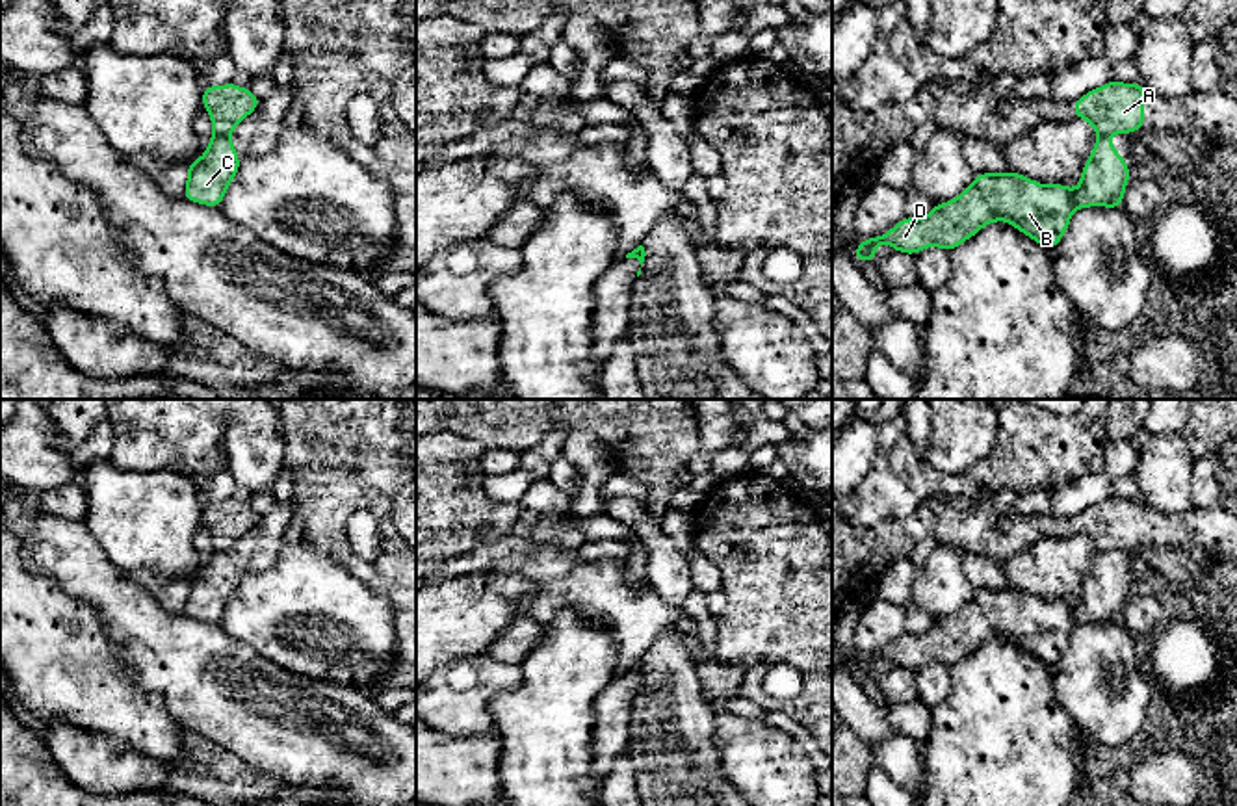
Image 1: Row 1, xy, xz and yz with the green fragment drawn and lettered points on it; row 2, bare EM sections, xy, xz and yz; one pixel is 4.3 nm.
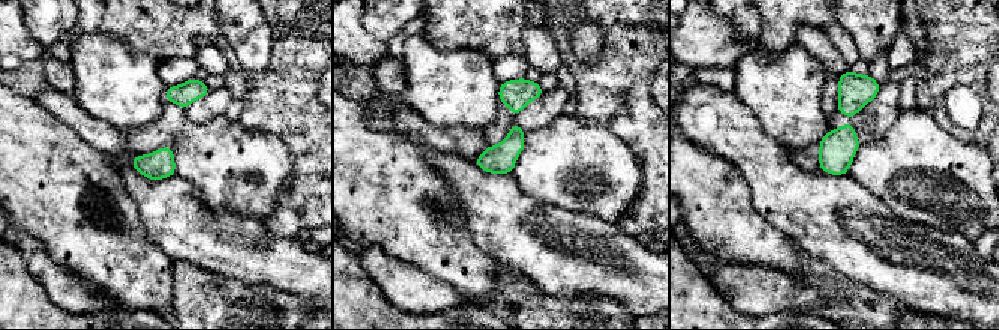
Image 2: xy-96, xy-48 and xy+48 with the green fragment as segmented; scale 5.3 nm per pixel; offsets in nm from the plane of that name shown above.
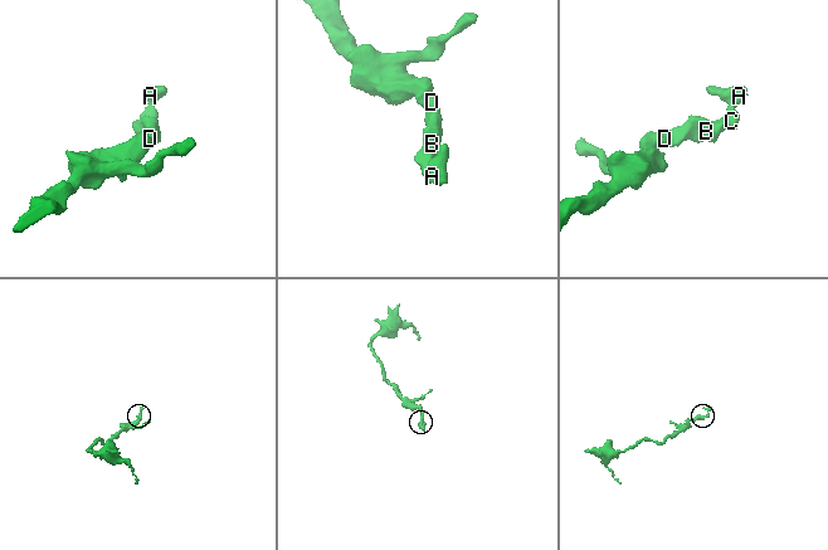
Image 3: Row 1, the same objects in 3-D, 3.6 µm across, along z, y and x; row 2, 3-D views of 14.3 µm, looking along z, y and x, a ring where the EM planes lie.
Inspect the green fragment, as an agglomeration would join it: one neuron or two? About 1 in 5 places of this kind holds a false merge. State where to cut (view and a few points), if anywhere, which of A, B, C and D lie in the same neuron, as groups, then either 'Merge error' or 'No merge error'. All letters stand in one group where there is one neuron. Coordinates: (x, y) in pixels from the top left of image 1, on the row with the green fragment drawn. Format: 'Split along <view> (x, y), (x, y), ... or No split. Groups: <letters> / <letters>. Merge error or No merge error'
Split along xy (214, 134), (229, 138). Groups: A / B C D. Merge error

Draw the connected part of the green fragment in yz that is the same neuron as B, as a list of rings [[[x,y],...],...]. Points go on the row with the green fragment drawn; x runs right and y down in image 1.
[[[1098,136],[1077,189],[1044,186],[1022,173],[977,173],[958,197],[934,204],[925,217],[903,217],[882,236],[854,247],[856,260],[875,262],[875,251],[890,243],[895,253],[918,254],[925,247],[947,253],[992,221],[1007,221],[1046,249],[1055,249],[1079,208],[1122,208],[1131,169],[1107,136]]]

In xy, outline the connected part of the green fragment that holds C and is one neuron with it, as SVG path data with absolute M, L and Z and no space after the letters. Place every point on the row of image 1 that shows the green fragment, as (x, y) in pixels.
M212 136L204 154L188 163L188 182L182 197L204 206L221 206L238 171L240 156L230 137Z

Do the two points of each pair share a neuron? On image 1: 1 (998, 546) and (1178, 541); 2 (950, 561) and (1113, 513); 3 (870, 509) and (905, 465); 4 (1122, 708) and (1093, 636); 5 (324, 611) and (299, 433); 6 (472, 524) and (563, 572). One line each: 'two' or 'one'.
1: one
2: two
3: one
4: one
5: two
6: two

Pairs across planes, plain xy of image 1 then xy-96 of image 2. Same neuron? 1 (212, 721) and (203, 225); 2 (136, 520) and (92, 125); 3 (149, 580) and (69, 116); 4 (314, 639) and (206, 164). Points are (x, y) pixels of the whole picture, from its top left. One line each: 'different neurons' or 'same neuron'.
1: same neuron
2: different neurons
3: same neuron
4: same neuron

